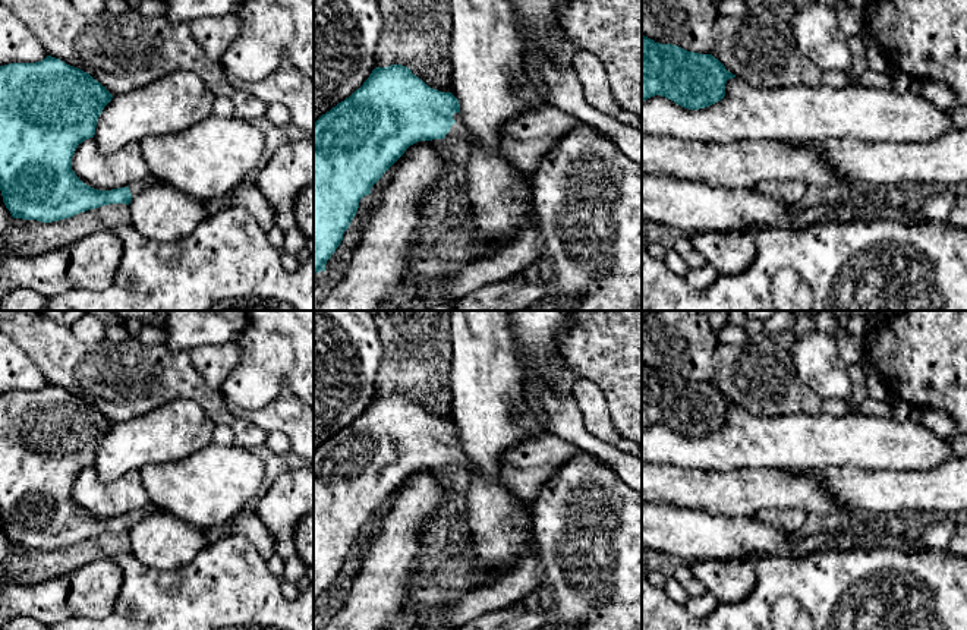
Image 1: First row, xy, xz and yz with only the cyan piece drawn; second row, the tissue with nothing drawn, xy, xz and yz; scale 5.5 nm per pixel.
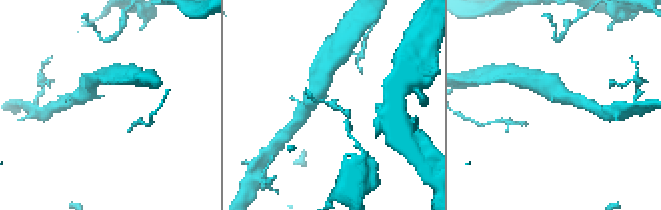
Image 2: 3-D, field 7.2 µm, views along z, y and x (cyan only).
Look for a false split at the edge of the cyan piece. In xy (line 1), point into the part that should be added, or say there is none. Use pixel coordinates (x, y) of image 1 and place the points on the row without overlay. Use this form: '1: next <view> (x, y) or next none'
1: next xy (135, 516)

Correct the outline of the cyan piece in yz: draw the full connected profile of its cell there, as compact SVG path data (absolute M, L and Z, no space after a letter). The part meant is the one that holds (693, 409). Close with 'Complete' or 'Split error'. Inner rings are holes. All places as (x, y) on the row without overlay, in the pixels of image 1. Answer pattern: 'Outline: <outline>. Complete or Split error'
Outline: M642 362L642 429L661 423L699 438L725 425L725 412L736 406L712 382L659 372Z. Complete

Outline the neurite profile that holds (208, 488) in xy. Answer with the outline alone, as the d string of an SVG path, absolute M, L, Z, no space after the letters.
M211 442L179 462L149 463L139 473L152 504L208 530L258 498L265 466L261 451Z

